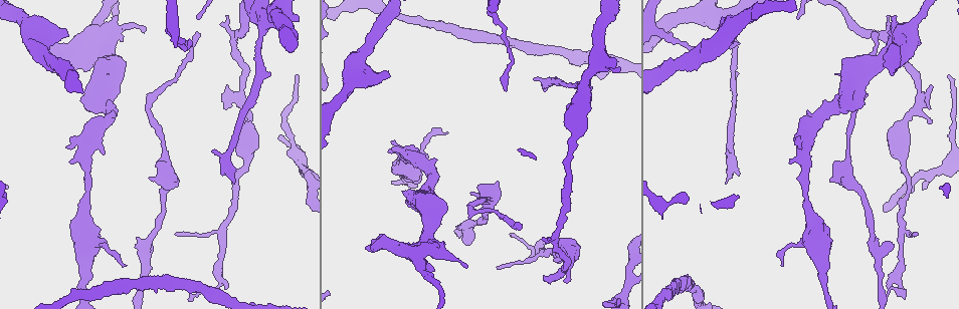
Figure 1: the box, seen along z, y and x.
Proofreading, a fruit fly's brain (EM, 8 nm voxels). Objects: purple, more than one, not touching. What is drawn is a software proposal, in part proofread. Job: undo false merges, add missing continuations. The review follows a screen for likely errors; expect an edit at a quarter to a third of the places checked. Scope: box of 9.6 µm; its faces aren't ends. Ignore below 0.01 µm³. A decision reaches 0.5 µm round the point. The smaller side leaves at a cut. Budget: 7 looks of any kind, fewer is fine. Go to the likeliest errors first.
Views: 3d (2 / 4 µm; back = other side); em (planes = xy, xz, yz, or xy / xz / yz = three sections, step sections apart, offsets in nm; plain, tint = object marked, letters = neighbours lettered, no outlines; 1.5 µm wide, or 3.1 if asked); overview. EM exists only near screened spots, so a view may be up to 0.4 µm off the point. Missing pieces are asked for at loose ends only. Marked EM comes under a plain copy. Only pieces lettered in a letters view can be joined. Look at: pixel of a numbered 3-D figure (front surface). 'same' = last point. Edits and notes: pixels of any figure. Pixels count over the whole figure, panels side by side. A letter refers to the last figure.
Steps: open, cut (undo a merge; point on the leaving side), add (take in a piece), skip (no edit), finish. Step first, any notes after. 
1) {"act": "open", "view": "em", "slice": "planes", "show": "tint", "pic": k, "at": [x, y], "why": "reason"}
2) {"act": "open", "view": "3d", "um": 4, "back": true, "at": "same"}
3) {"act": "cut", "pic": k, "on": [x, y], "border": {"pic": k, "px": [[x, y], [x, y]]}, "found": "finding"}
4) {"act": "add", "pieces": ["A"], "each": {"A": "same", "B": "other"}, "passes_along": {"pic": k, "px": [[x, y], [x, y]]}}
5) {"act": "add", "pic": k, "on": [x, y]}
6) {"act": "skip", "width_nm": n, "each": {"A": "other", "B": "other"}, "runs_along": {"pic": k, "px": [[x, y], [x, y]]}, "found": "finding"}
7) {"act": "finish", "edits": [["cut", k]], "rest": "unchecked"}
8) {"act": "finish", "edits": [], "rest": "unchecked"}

{"act": "open", "view": "em", "slice": "xy", "step": 8, "show": "letters", "pic": 1, "at": [67, 33], "why": "stops while still wide"}

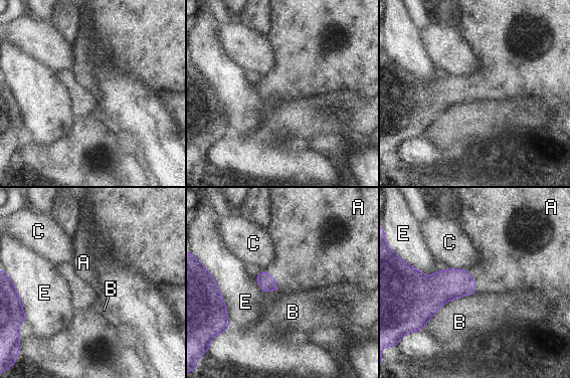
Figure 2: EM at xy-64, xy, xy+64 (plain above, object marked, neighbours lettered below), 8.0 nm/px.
{"act": "add", "pieces": ["A"], "longest_contact_nm": ["B", 550], "each": {"A": "same", "B": "other", "C": "other", "E": "other"}, "found": "the neuron continues"}

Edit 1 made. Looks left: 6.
{"act": "open", "view": "em", "slice": "yz", "step": 4, "show": "letters", "pic": 1, "at": [549, 281], "why": "branch stops here"}

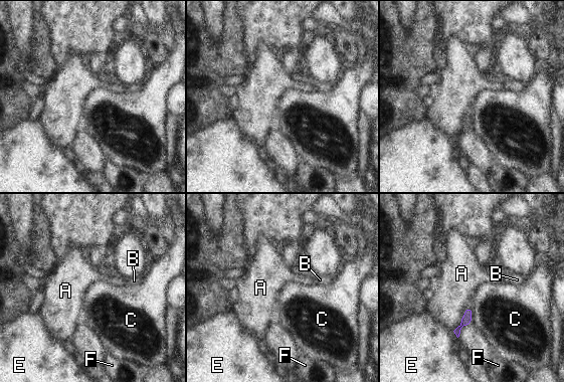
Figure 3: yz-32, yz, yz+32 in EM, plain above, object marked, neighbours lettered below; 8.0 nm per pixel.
{"act": "skip", "each": {"A": "other", "B": "other", "C": "other", "E": "other", "F": "other"}, "border": {"pic": 3, "px": [[471, 306], [473, 316]]}, "found": "none of them fits"}

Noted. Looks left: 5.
{"act": "open", "view": "em", "slice": "xz", "step": 8, "show": "tint", "pic": 1, "at": [143, 251], "why": "arms part here"}

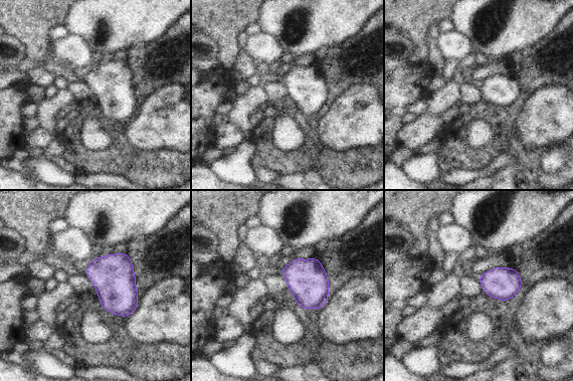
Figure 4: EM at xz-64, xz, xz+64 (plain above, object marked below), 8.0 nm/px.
{"act": "open", "view": "em", "slice": "planes", "show": "tint", "at": "same"}

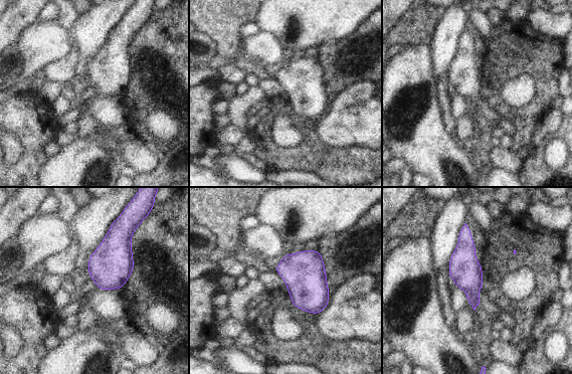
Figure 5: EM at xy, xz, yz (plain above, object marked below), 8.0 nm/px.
{"act": "open", "view": "em", "slice": "planes", "show": "letters", "at": "same", "why": "see the neighbours"}

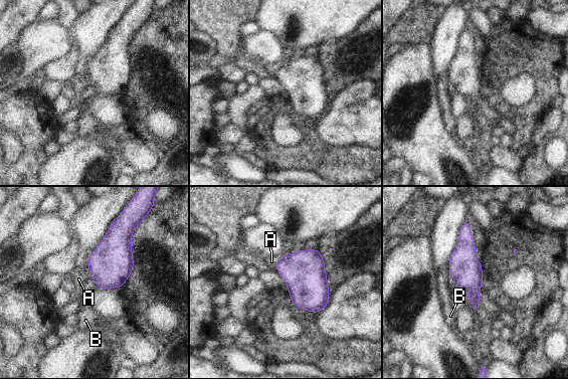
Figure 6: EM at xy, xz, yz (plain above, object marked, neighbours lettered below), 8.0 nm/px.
{"act": "skip", "width_nm": 240, "each": {"A": "other", "B": "other"}, "border": {"pic": 6, "px": [[284, 254], [284, 257], [272, 268]]}, "found": "all the same neuron"}

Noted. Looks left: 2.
{"act": "finish", "edits": [["add", 2]], "rest": "unchecked"}

